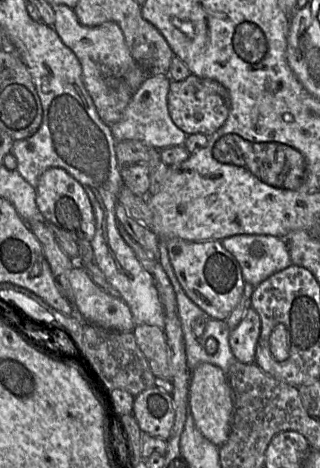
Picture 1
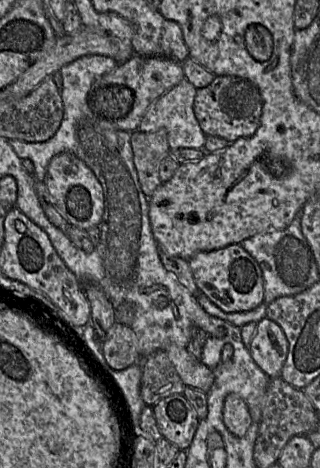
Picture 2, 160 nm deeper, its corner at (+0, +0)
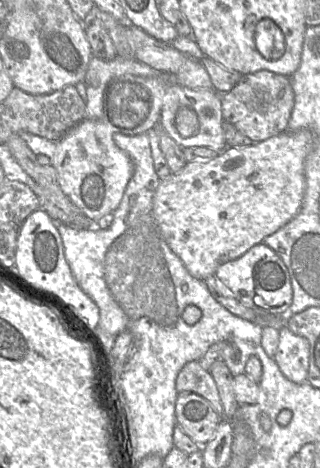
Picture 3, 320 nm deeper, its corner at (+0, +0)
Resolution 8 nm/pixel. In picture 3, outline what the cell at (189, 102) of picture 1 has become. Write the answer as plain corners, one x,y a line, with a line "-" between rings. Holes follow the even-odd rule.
261,70
243,75
229,91
221,94
224,122
232,124
253,142
264,141
285,132
294,107
291,78

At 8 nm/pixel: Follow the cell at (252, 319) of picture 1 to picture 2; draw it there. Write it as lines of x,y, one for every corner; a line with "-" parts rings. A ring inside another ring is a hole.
268,317
260,320
247,349
263,372
269,377
280,377
289,345
285,333
275,321

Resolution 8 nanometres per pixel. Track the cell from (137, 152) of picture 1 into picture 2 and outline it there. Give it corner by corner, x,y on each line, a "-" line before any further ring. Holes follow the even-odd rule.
136,130
130,133
130,144
141,189
150,198
162,184
158,168
160,161
170,150
167,133
165,130
156,132

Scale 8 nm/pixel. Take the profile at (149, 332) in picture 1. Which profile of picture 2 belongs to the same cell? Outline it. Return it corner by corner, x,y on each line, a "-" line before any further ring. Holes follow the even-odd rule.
170,345
164,352
187,387
197,388
204,392
210,390
214,383
212,369
195,359
187,348

